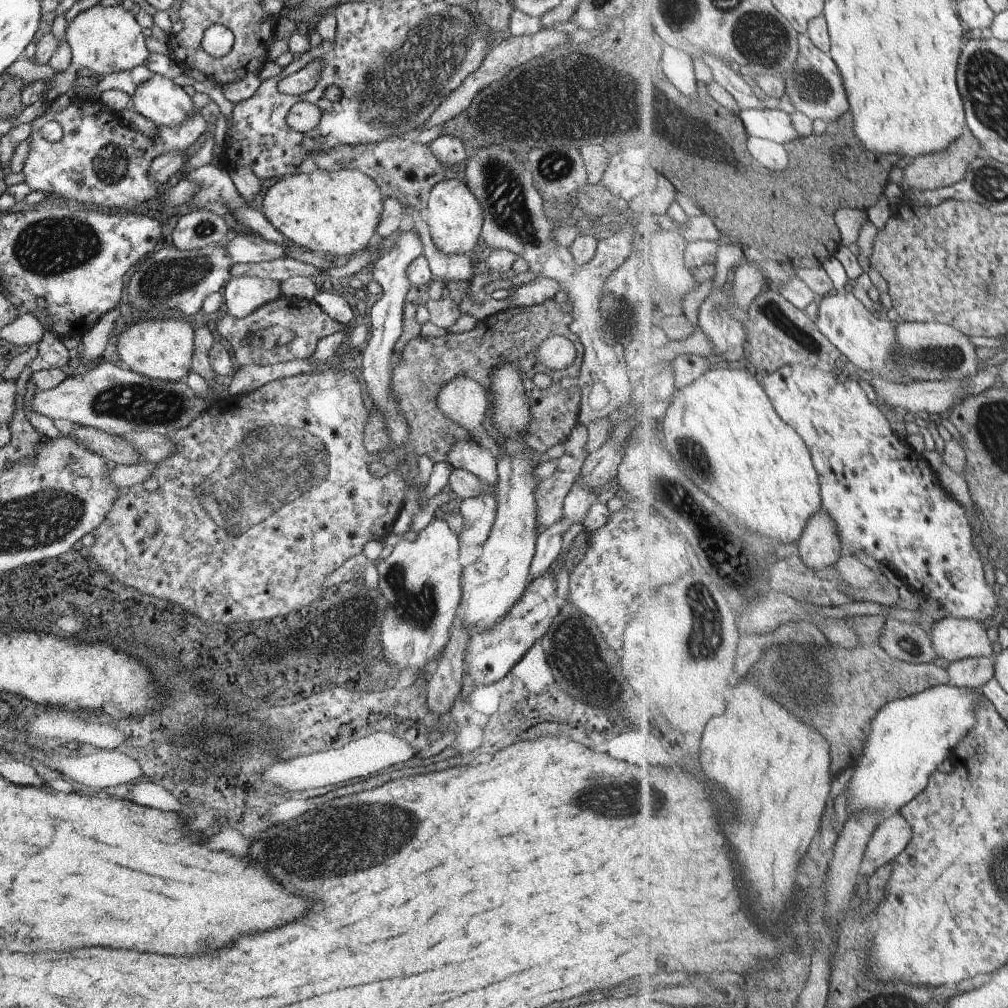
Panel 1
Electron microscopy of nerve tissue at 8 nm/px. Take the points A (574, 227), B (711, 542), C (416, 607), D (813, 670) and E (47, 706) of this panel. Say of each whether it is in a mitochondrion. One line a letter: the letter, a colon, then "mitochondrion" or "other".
A: other
B: mitochondrion
C: mitochondrion
D: mitochondrion
E: other

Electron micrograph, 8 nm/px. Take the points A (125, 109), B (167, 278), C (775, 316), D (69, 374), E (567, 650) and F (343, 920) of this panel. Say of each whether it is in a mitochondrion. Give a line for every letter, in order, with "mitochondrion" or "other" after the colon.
A: other
B: mitochondrion
C: mitochondrion
D: other
E: mitochondrion
F: other

